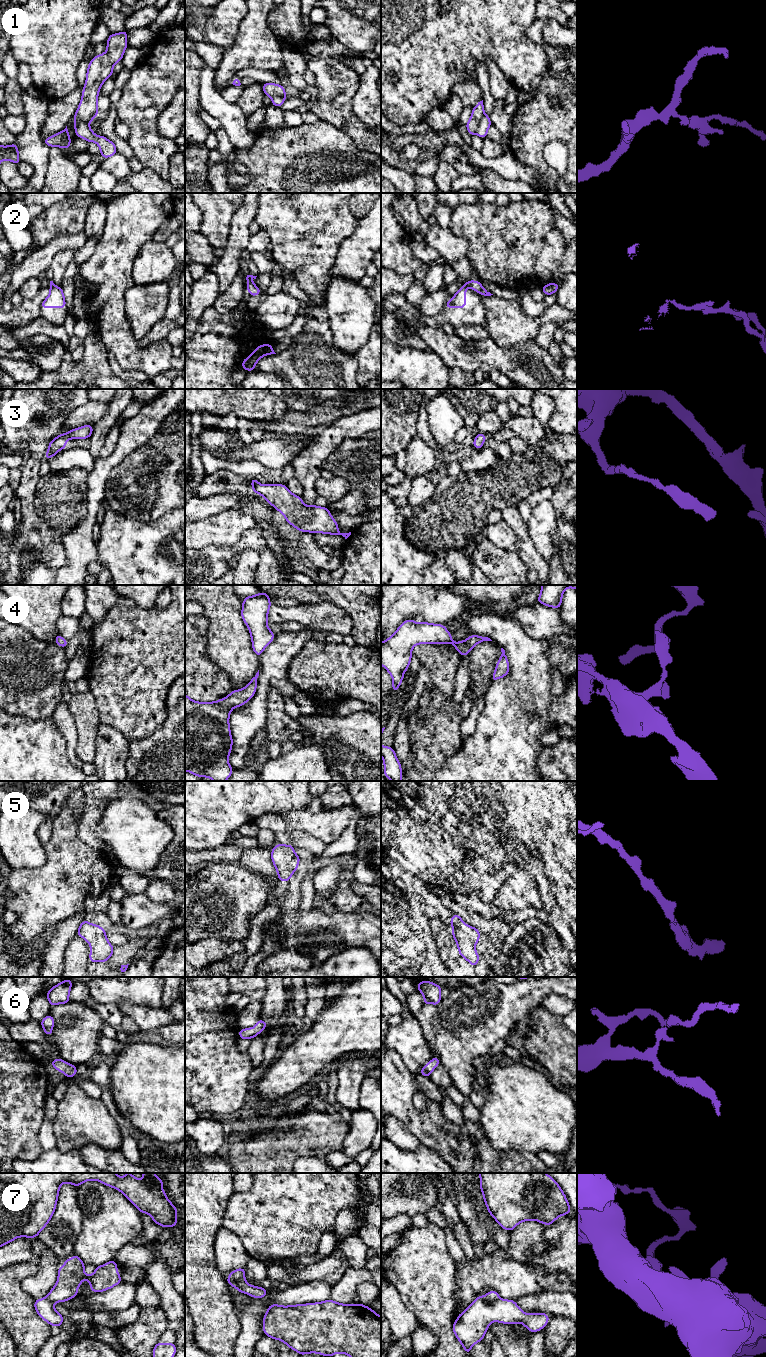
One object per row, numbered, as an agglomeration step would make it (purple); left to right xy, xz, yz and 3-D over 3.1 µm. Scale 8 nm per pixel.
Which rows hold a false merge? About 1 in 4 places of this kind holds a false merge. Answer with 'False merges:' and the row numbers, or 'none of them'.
False merges: 1, 2, 7

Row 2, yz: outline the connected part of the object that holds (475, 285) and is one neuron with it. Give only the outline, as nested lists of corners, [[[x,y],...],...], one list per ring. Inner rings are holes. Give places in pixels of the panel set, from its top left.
[[[468,280],[466,283],[464,283],[463,286],[470,287],[471,289],[475,290],[476,292],[484,296],[493,295],[490,292],[486,291],[478,280],[476,281]]]

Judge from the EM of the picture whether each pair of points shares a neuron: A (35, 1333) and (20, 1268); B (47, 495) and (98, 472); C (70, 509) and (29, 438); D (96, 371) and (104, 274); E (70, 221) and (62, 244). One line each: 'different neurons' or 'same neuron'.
A: same neuron
B: different neurons
C: different neurons
D: different neurons
E: different neurons

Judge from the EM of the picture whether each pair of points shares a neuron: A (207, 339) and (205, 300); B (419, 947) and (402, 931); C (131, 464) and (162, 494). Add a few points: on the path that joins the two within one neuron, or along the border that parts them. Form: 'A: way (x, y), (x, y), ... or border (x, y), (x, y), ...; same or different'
A: border (212, 306), (208, 306), (204, 310), (195, 329); different
B: way (415, 943), (406, 935); same
C: way (139, 472), (156, 486); same

